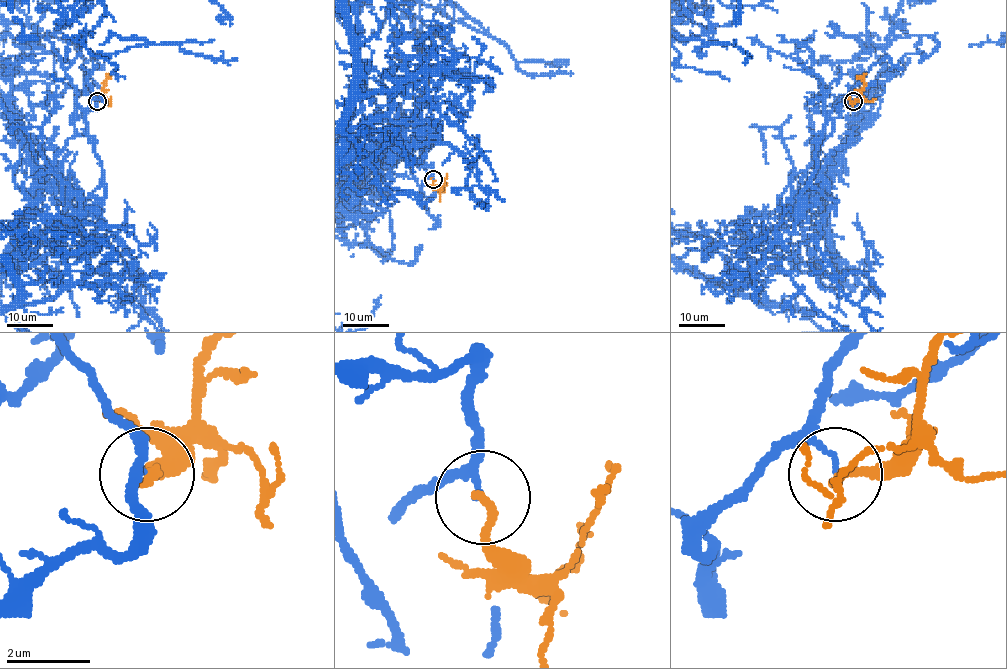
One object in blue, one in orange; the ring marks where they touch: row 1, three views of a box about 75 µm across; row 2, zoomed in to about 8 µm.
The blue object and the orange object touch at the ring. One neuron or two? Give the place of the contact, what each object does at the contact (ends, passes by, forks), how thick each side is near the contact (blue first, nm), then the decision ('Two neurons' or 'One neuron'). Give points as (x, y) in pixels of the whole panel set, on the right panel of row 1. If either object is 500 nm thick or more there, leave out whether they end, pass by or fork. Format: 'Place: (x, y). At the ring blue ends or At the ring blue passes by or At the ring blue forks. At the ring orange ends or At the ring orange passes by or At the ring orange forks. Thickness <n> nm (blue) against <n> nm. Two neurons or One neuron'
Place: (853, 101). At the ring blue ends. At the ring orange ends. Thickness 120 nm (blue) against 200 nm. Two neurons

